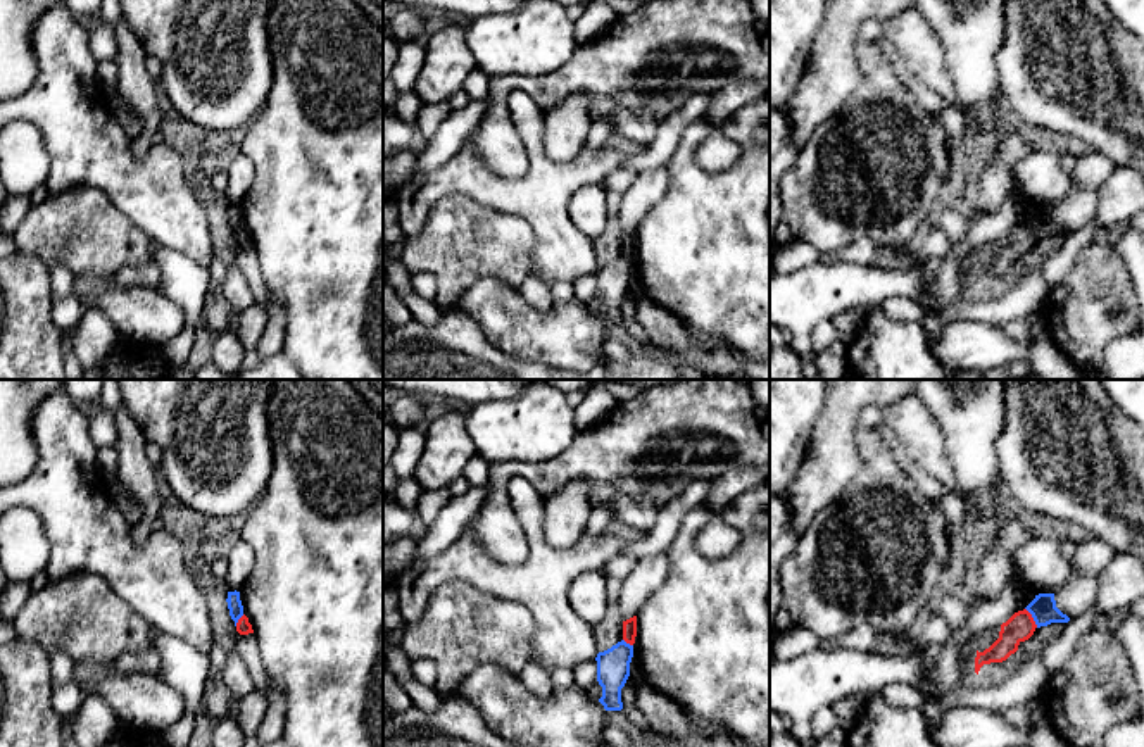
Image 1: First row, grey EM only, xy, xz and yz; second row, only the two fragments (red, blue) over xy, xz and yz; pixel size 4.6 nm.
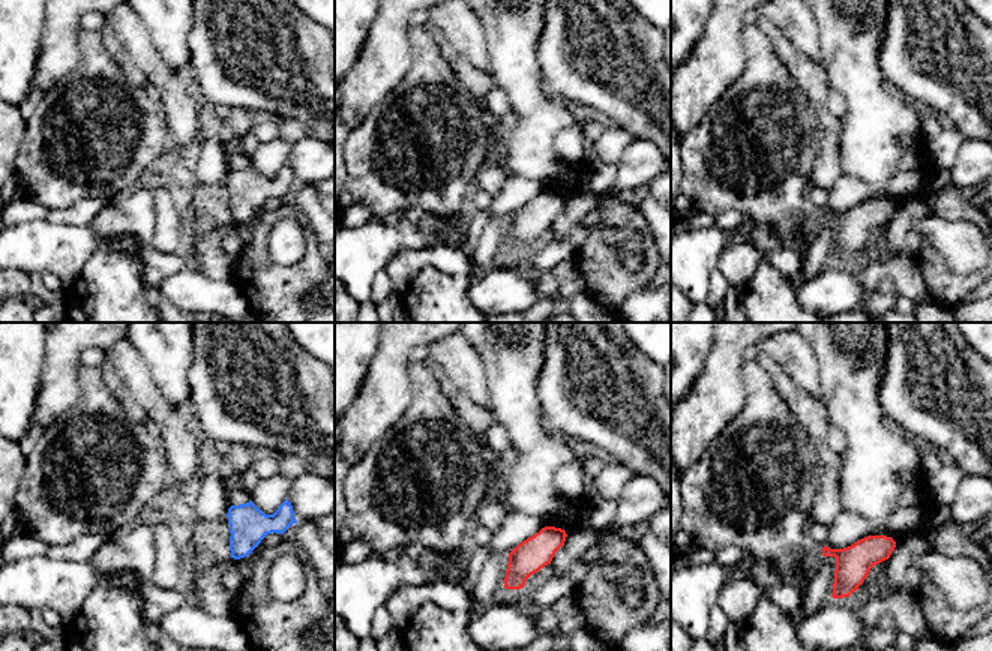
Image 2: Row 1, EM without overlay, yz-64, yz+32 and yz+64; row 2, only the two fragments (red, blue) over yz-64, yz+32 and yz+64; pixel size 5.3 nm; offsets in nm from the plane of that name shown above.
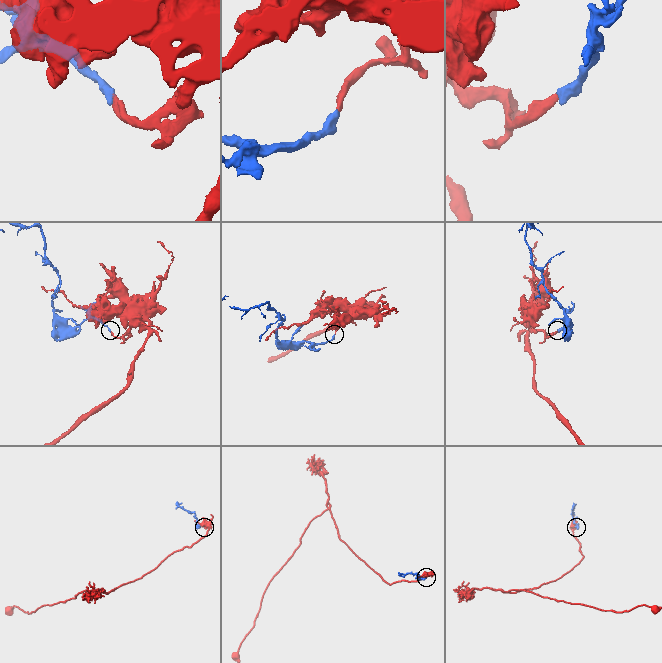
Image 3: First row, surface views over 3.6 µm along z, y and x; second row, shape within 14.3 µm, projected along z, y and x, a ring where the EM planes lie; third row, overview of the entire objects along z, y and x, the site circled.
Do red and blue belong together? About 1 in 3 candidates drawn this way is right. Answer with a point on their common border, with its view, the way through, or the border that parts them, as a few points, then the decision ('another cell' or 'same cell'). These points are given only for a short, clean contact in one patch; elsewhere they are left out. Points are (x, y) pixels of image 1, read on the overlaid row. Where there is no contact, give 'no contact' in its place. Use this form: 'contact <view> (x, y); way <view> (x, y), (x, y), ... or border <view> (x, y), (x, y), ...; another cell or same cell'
contact yz (1032, 618); border yz (1025, 608), (1037, 627); another cell

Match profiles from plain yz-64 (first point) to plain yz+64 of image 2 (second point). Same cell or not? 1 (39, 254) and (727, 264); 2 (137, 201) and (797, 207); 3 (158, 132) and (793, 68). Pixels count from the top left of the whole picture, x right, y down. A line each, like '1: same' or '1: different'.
1: different
2: different
3: different

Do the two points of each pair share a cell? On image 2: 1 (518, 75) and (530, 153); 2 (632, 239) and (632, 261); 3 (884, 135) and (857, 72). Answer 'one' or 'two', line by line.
1: one
2: one
3: one

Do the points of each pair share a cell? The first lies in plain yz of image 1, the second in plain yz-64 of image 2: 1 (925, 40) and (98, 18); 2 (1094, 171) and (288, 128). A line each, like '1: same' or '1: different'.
1: different
2: same

